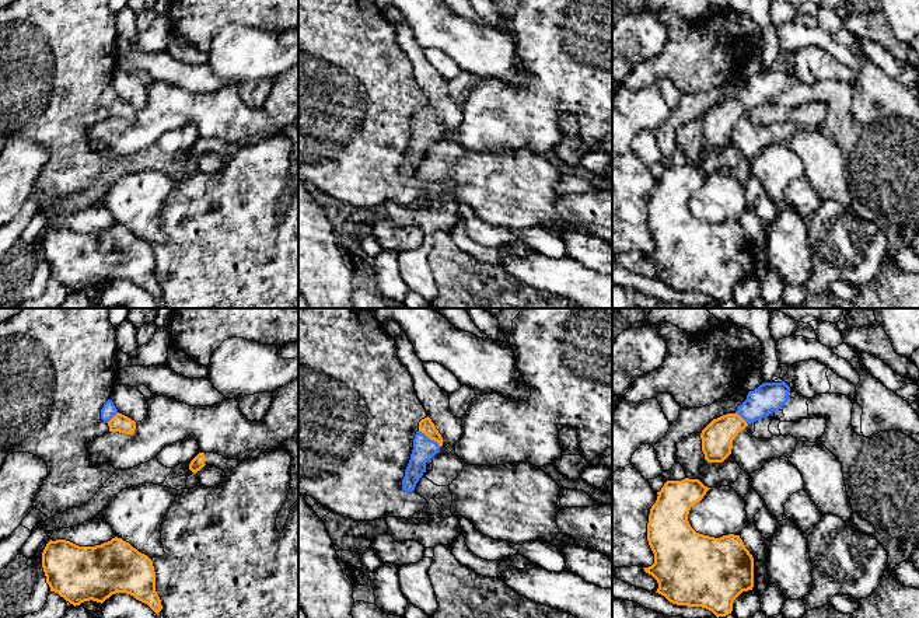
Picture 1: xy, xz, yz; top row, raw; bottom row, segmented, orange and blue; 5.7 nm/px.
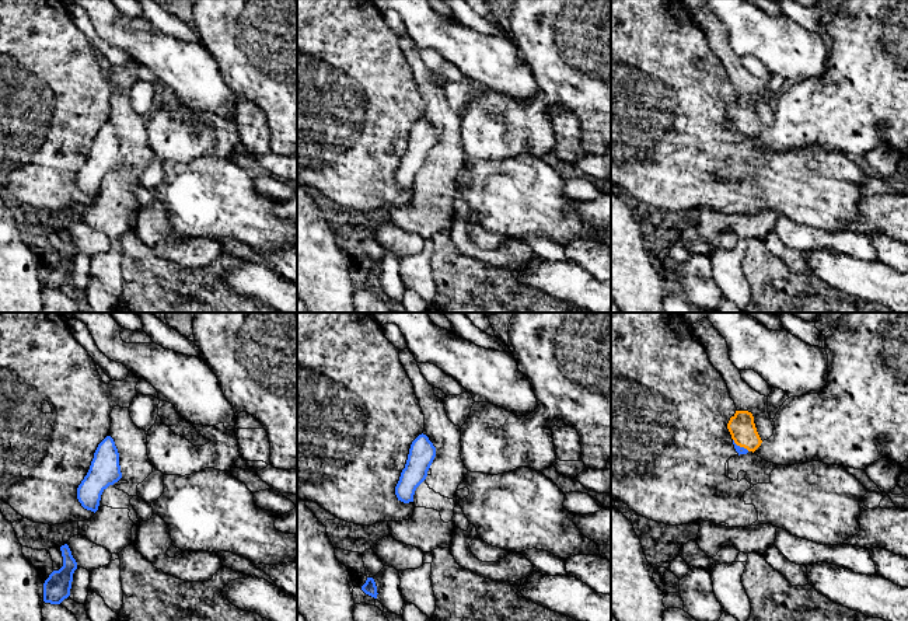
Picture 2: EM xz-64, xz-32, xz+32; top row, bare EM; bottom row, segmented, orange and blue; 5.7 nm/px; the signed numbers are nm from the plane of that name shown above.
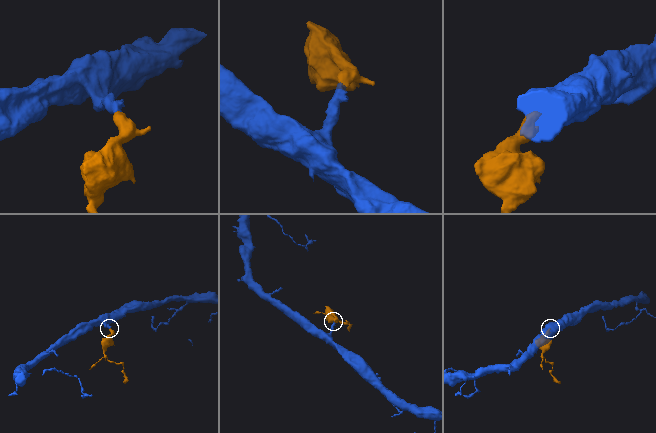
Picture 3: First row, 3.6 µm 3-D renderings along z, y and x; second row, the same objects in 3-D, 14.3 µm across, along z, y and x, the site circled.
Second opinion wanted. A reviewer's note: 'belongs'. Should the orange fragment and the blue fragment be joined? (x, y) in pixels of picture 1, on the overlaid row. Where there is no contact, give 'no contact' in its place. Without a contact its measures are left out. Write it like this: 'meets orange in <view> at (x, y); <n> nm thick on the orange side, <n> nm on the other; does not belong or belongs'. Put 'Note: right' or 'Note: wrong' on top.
Note: right
meets orange in xz at (430, 439); 90 nm thick on the orange side, 130 nm on the other; belongs

